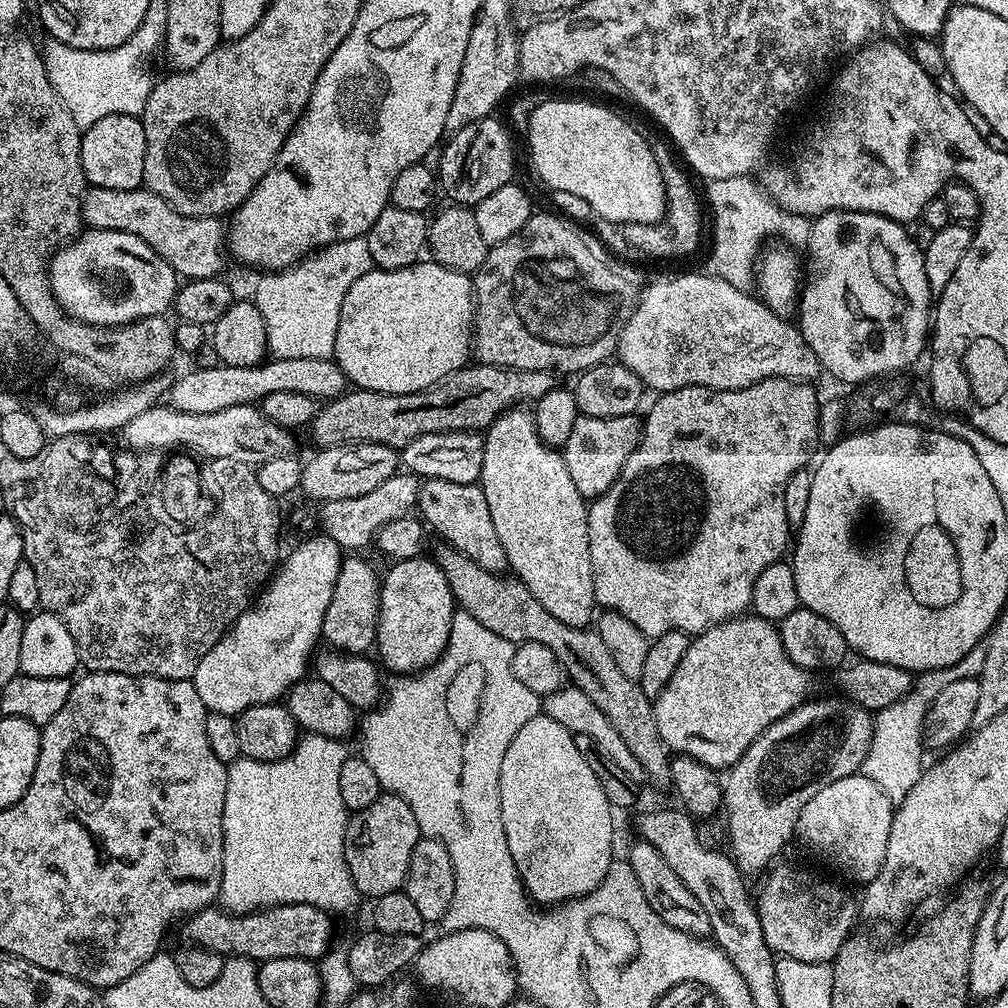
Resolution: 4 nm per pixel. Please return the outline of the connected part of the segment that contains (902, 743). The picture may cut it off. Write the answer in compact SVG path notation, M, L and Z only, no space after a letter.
M987 643L979 644L974 646L974 650L970 650L970 654L966 654L966 658L962 658L962 662L954 662L954 666L919 673L915 677L910 692L907 692L898 702L875 713L872 722L872 741L870 750L864 759L862 775L870 778L874 786L881 788L886 798L894 802L902 801L906 798L910 786L918 782L920 773L926 764L926 759L924 760L926 748L922 743L924 719L934 698L938 698L938 694L942 694L942 690L946 690L946 686L950 686L953 682L962 682L962 678L979 677L982 666L986 662L987 650Z

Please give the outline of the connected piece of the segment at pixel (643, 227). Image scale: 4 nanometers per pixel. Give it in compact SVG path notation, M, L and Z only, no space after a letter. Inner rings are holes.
M658 142L652 144L652 153L662 170L662 182L666 190L666 202L668 204L664 207L664 217L657 224L634 222L633 228L625 229L625 235L628 240L636 244L636 247L643 248L646 252L655 253L656 262L676 260L679 256L690 255L700 244L700 231L703 228L705 231L706 228L705 221L704 224L700 221L701 197L700 200L696 197L696 192L692 189L691 182L688 181L689 173L678 163L673 149L667 143L664 144L658 144ZM671 151L674 157L672 157ZM675 159L678 165L676 165Z

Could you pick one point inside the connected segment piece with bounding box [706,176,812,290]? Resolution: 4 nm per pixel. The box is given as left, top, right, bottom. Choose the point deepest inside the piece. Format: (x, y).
(743, 215)

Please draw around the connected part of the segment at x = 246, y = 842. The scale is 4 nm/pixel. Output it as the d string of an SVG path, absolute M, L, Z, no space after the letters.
M304 734L297 739L296 748L284 760L245 760L243 758L235 760L234 763L227 765L228 781L226 782L226 806L224 807L224 861L222 862L222 886L218 897L218 904L223 911L233 914L243 914L245 912L259 912L261 908L273 908L279 904L309 904L315 908L321 908L323 912L329 914L337 914L336 912L348 912L355 906L358 901L358 893L356 883L350 878L350 870L346 866L346 858L344 857L344 839L346 838L346 826L350 819L350 813L346 805L342 802L342 790L338 790L338 774L342 770L342 762L346 762L349 758L349 749L344 749L346 746L344 740L335 740L334 738L326 738L325 736L313 736Z

